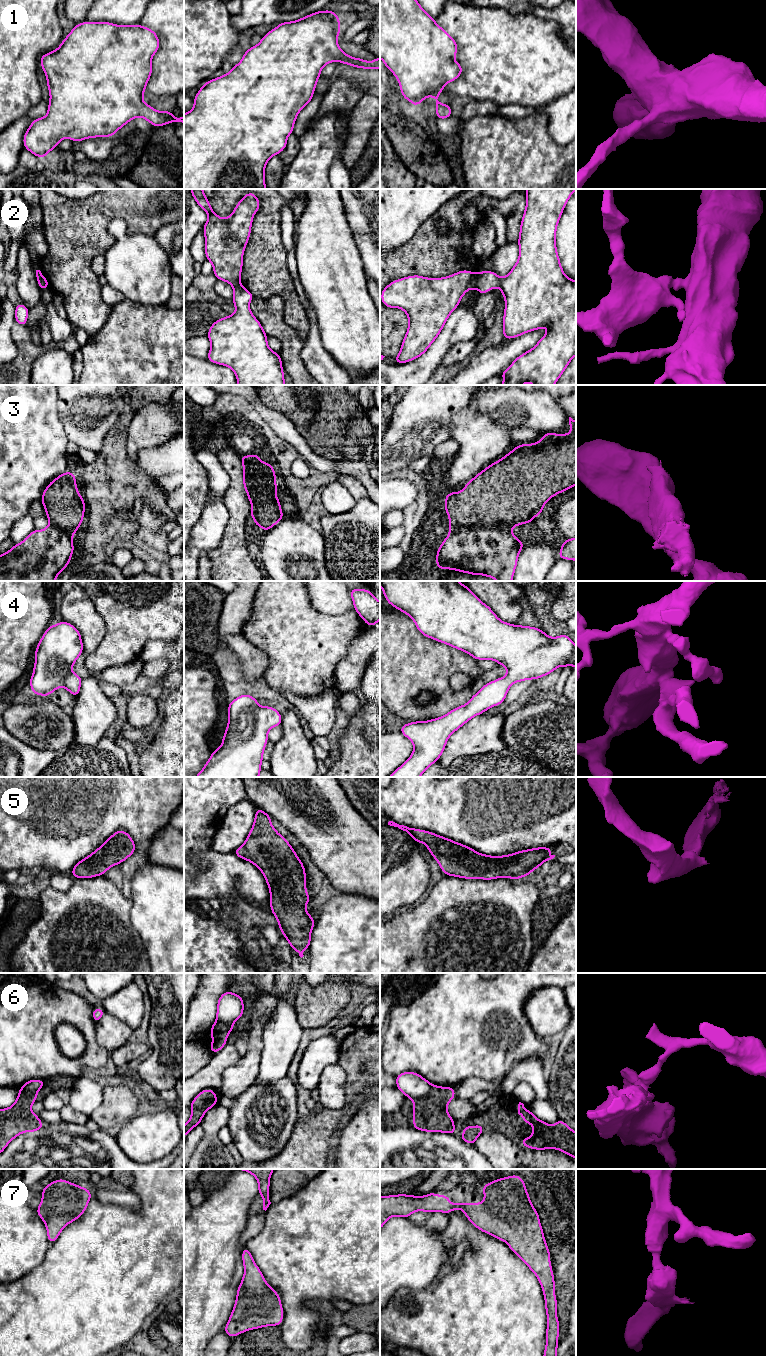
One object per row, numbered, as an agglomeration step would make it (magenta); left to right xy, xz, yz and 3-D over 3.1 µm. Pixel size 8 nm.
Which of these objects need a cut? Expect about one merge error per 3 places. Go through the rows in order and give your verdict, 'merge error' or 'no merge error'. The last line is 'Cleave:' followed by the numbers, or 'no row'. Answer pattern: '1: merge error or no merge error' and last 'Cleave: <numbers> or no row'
1: no merge error
2: merge error
3: merge error
4: no merge error
5: no merge error
6: merge error
7: no merge error
Cleave: 2, 3, 6

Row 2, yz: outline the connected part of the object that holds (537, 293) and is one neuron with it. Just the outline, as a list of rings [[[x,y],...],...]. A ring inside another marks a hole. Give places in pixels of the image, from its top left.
[[[526,189],[526,207],[523,213],[523,218],[521,220],[520,232],[519,232],[519,258],[516,264],[513,266],[509,274],[503,278],[498,276],[493,271],[480,271],[478,273],[476,281],[476,289],[480,294],[486,294],[492,288],[500,288],[502,295],[505,299],[505,309],[503,316],[503,340],[512,339],[521,336],[525,333],[541,329],[545,326],[548,327],[546,334],[537,342],[537,344],[531,349],[524,352],[522,355],[518,356],[512,364],[505,369],[500,375],[504,378],[501,385],[523,385],[525,383],[531,382],[533,385],[554,385],[558,379],[562,376],[566,367],[570,364],[573,357],[576,355],[576,281],[568,278],[563,271],[560,263],[559,255],[556,248],[556,231],[557,225],[563,213],[563,210],[576,189]]]

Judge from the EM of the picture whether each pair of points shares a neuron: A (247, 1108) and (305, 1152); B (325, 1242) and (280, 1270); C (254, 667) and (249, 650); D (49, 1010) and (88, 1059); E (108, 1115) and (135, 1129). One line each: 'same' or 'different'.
A: different
B: same
C: same
D: same
E: different

